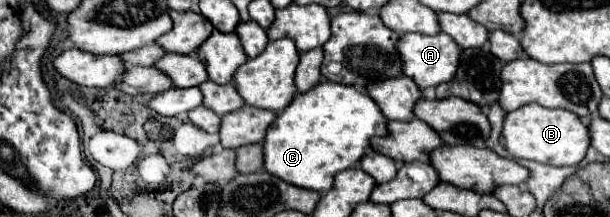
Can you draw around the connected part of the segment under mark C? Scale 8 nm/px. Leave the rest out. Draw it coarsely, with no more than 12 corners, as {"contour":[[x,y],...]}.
{"contour":[[322,81],[268,127],[264,169],[326,193],[388,119]]}

